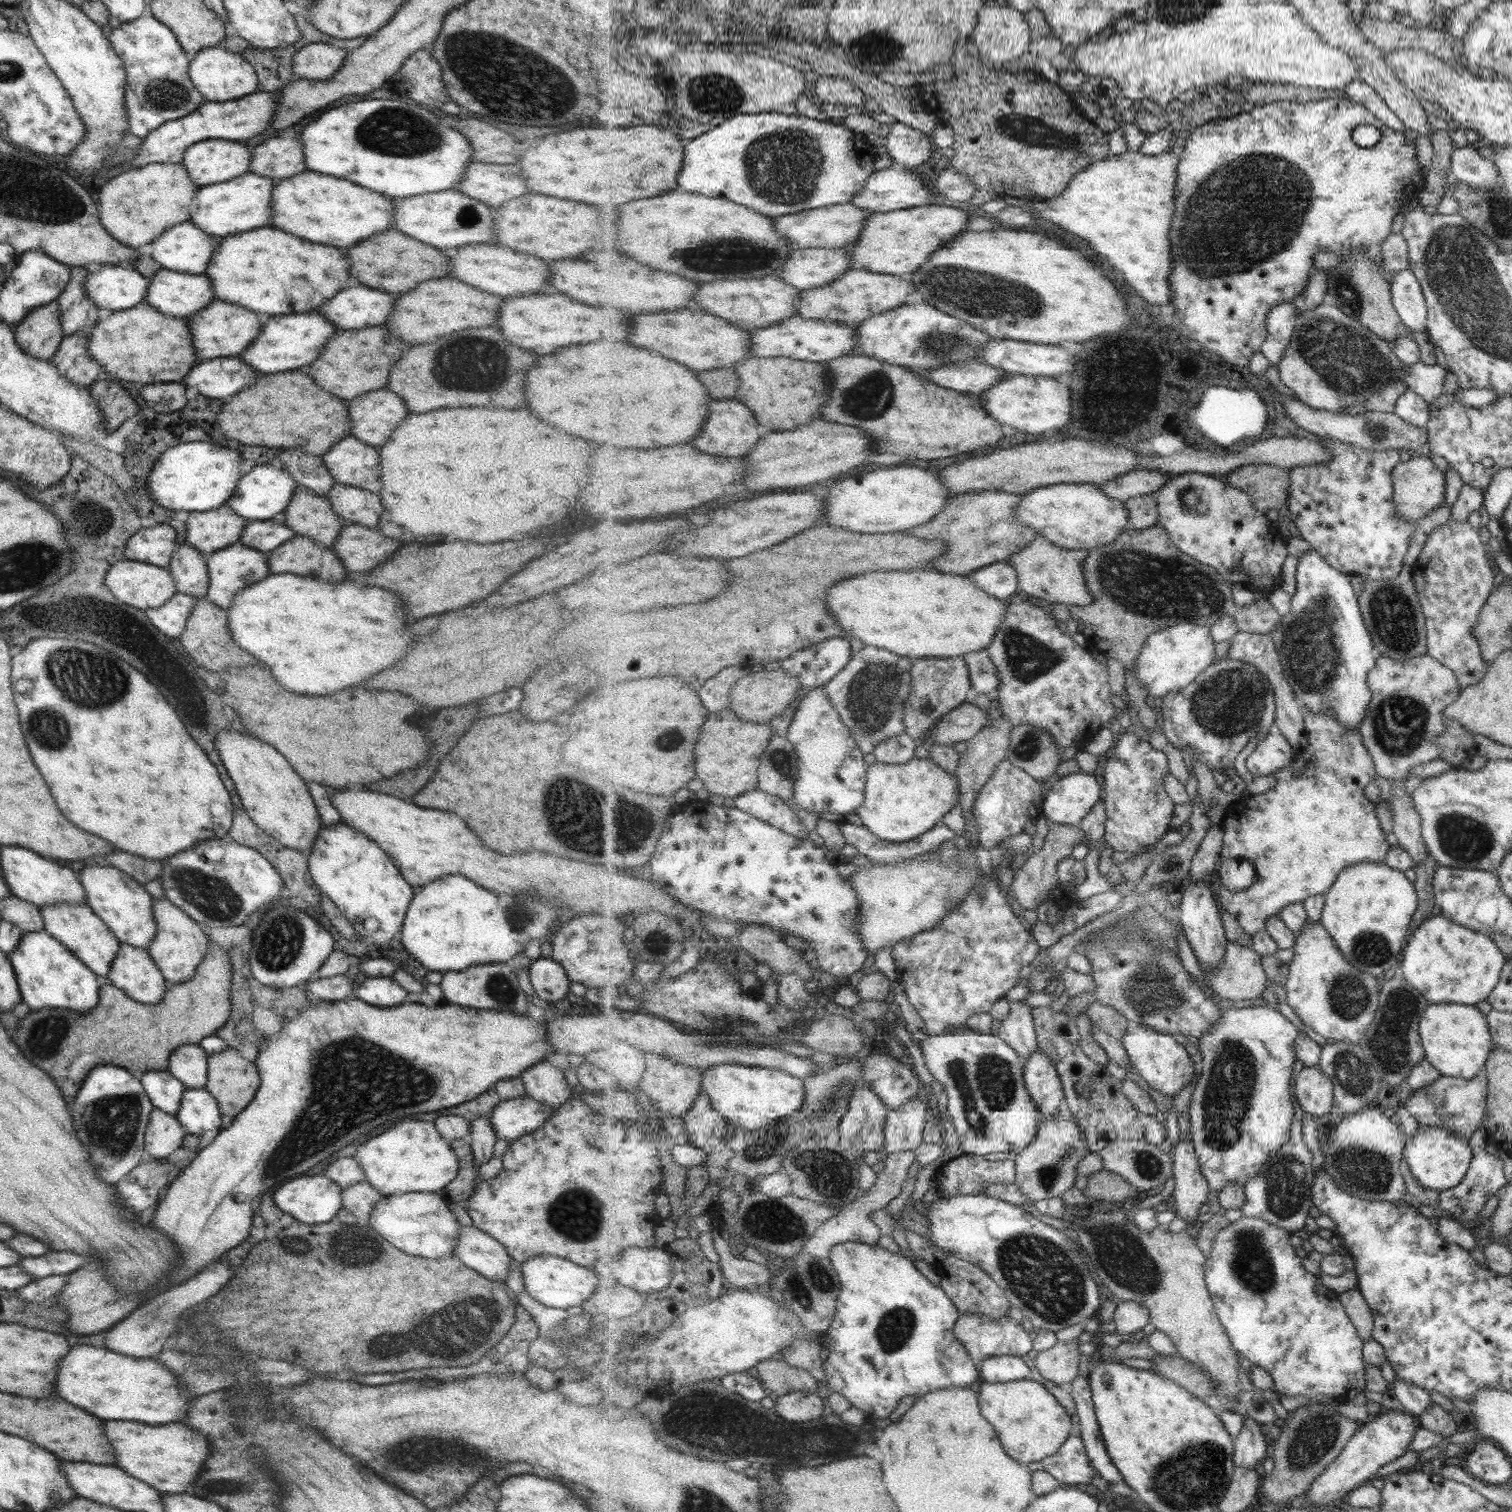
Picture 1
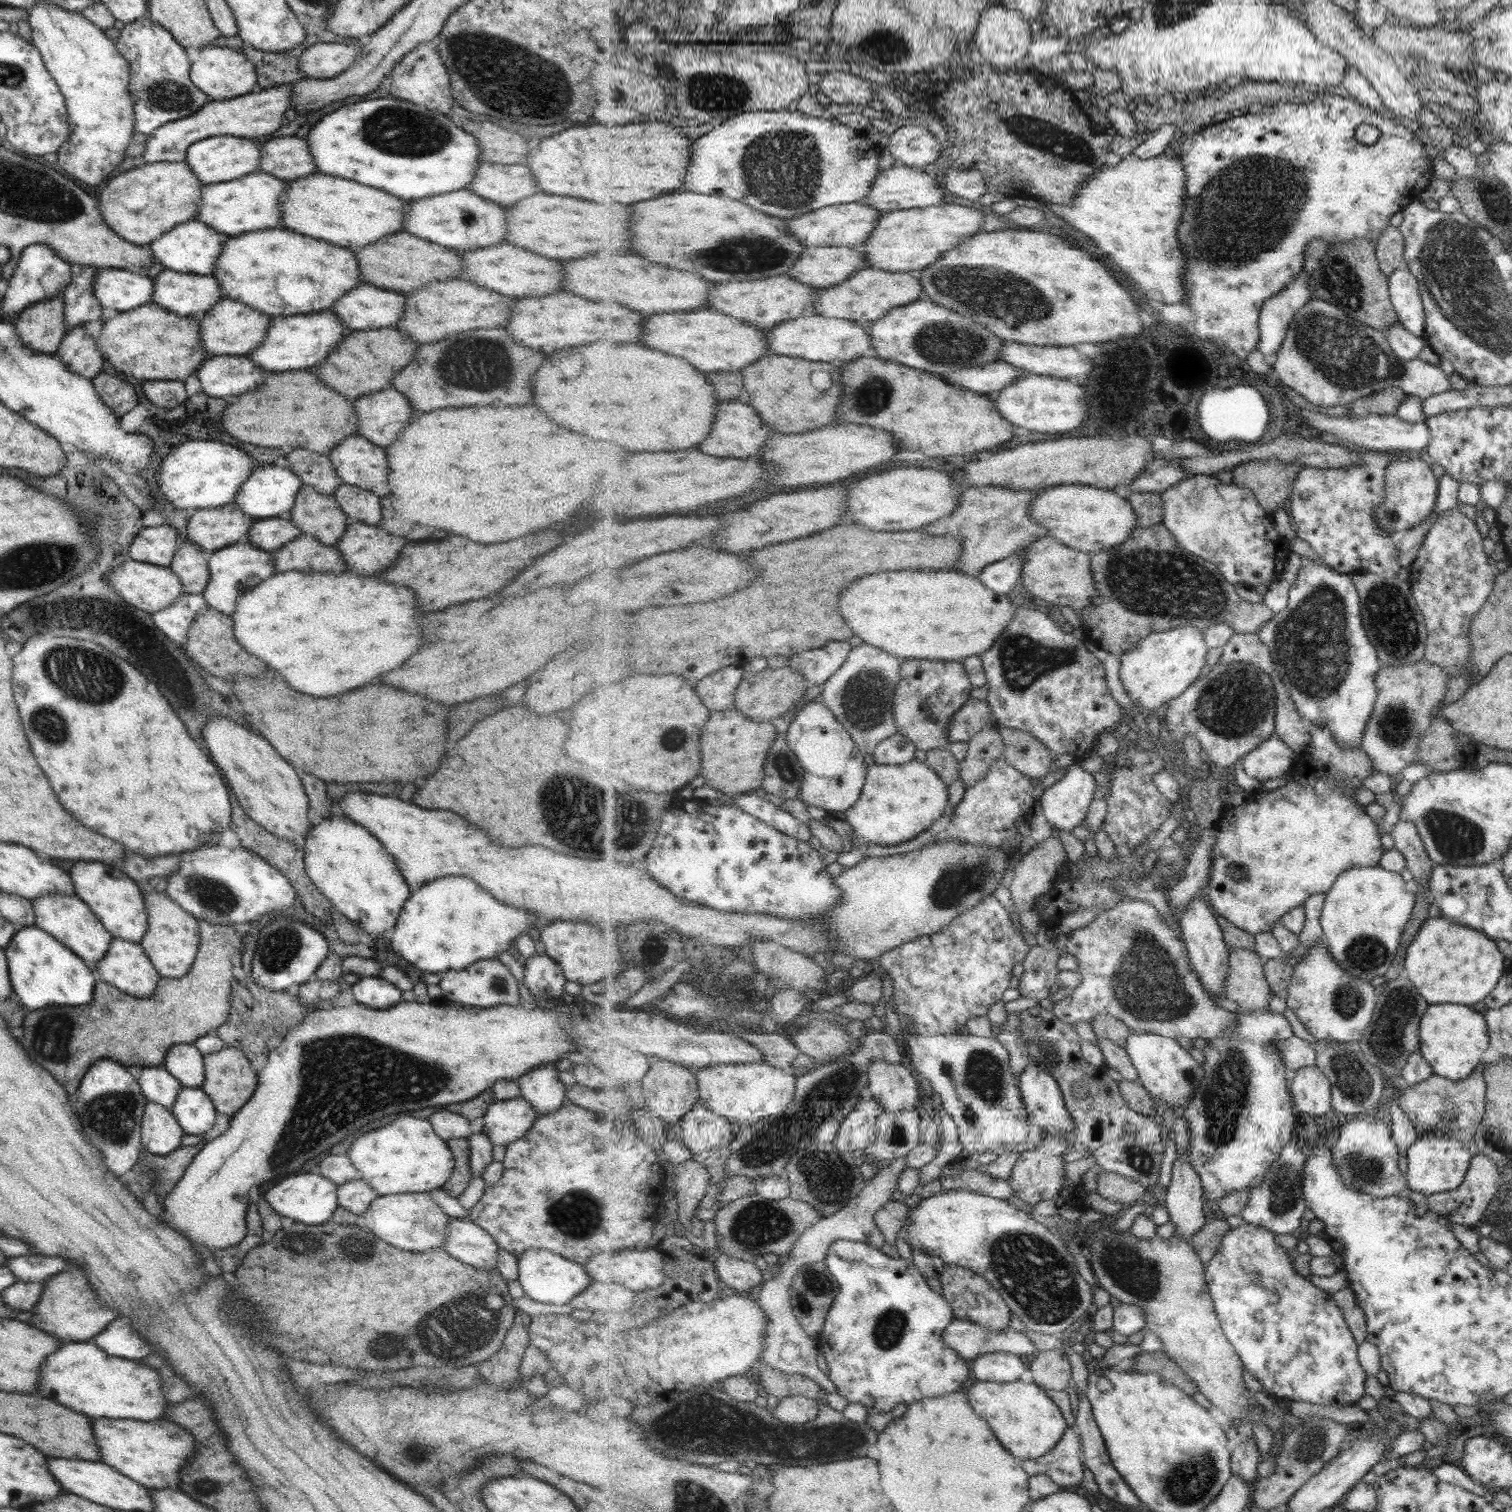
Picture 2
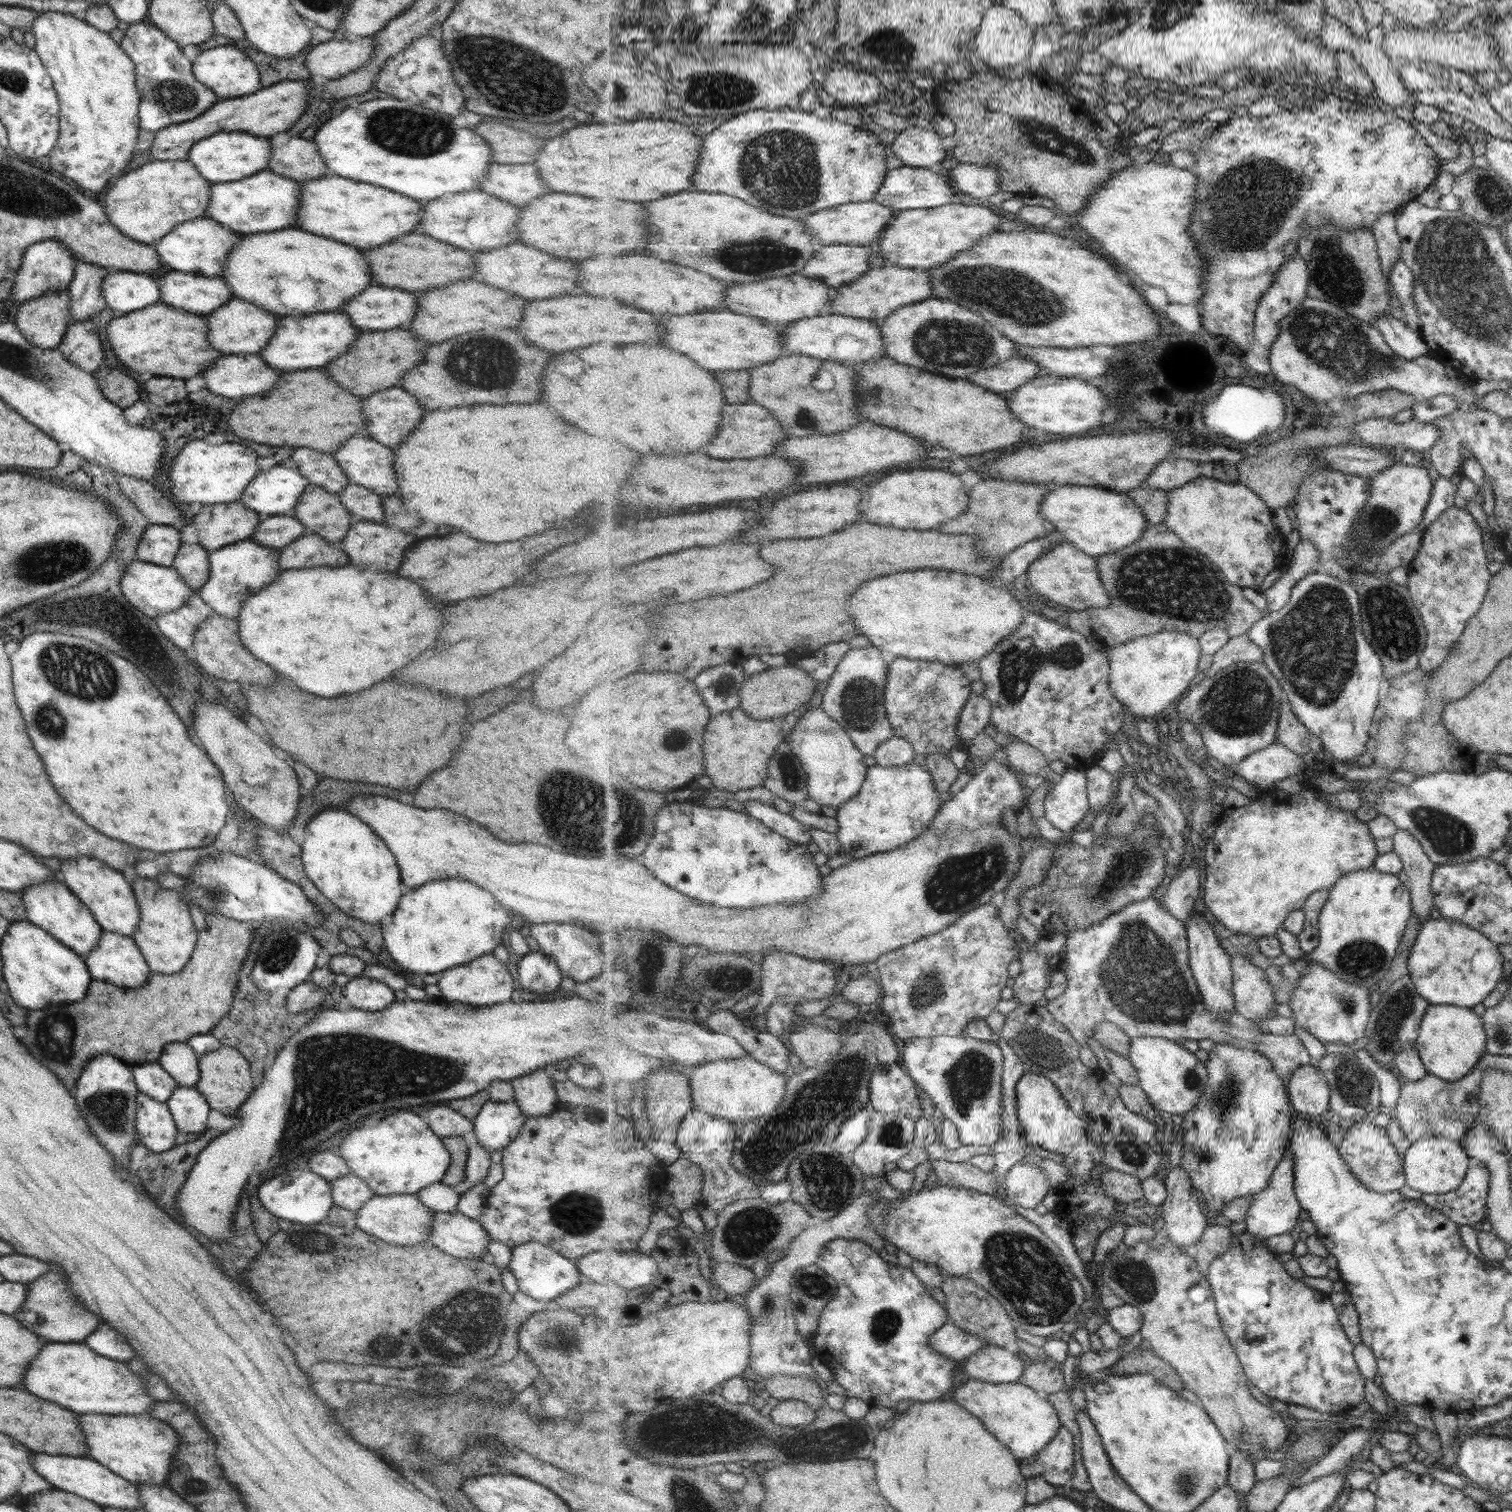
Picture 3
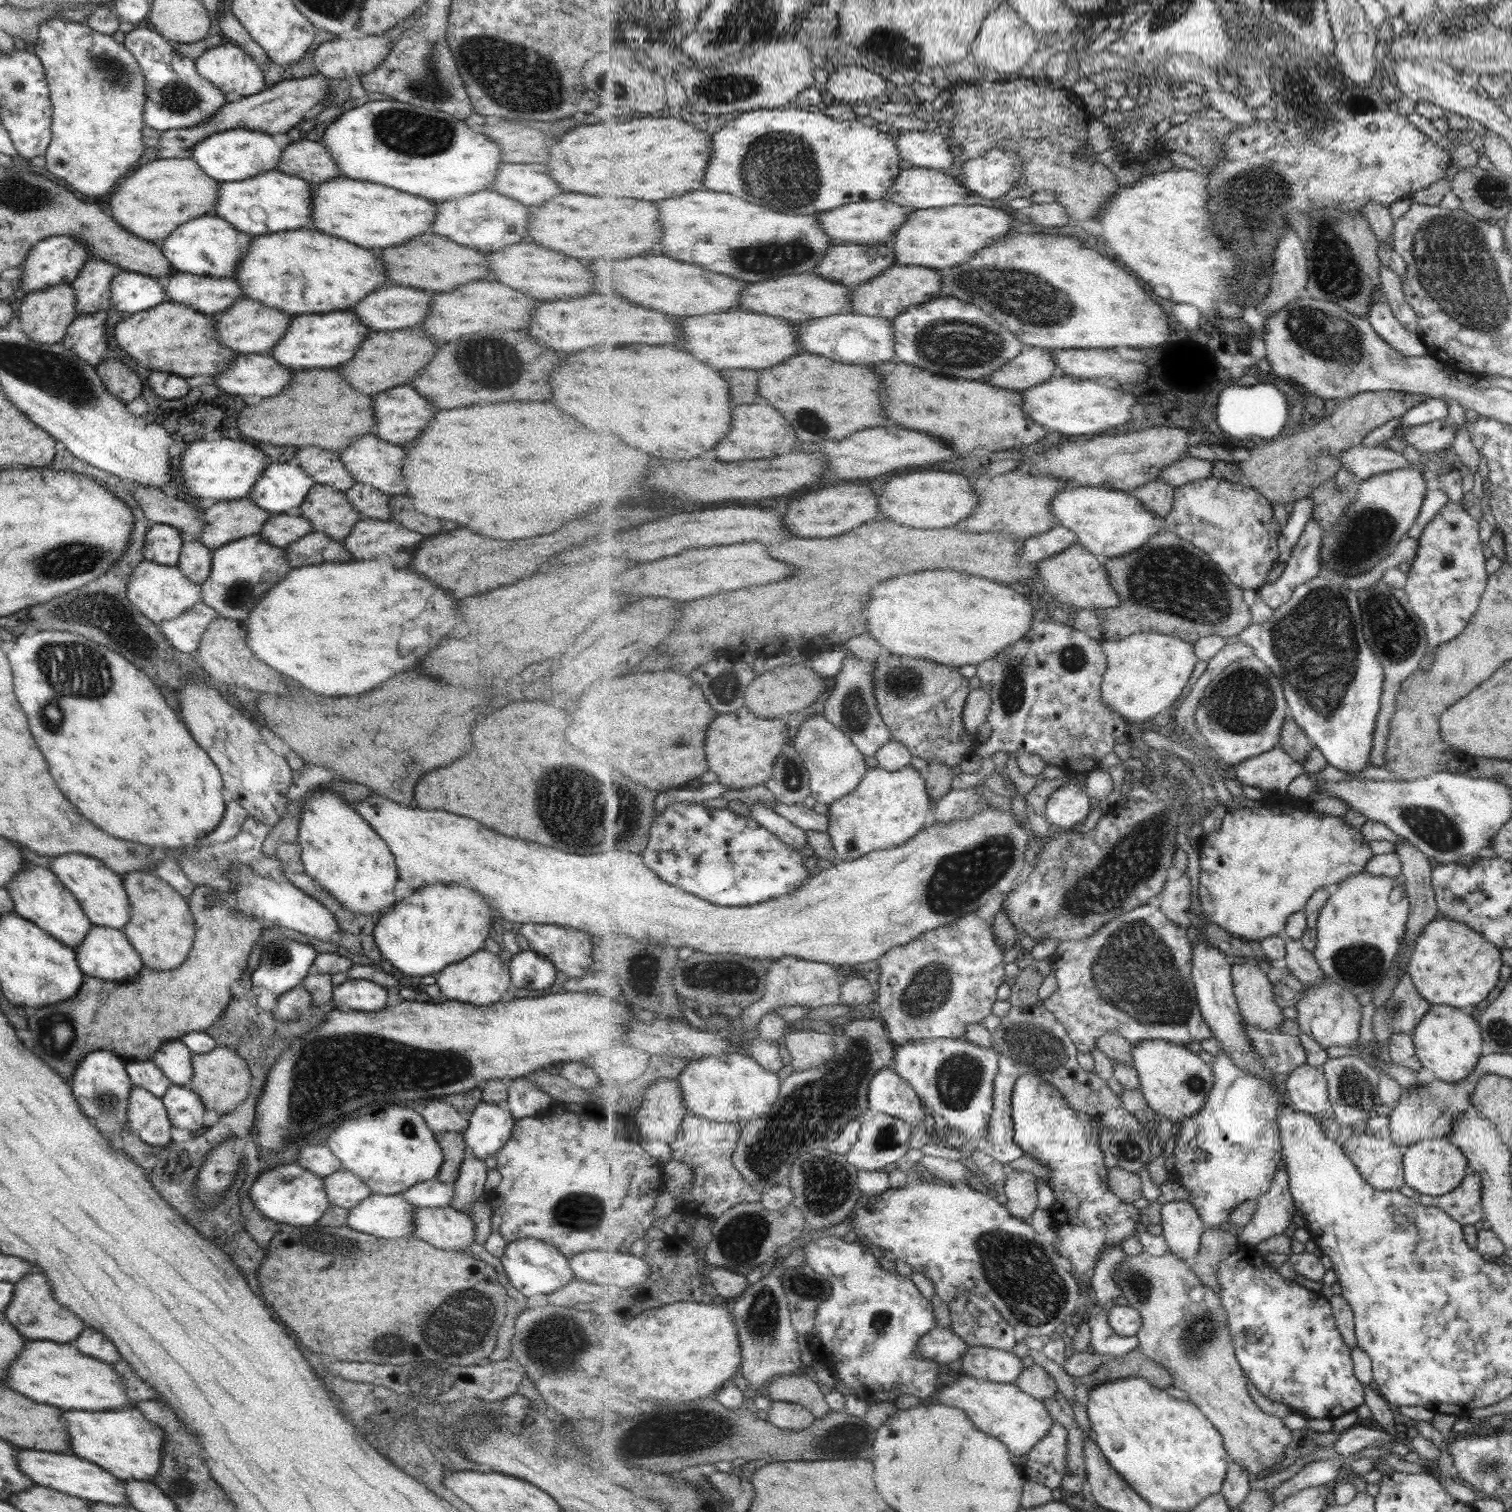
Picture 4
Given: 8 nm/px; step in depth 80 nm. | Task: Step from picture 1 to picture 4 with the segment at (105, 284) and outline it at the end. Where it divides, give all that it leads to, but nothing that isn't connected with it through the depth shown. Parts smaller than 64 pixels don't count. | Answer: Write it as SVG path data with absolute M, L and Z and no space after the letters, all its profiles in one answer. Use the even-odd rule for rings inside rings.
M121 270L110 282L110 308L126 315L149 310L167 300L166 292L152 277Z

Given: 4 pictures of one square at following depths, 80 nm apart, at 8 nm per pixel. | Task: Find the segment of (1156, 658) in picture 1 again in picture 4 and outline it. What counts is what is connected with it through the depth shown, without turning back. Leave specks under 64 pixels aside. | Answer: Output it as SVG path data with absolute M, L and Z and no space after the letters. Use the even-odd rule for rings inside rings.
M1139 633L1124 640L1105 640L1101 644L1109 660L1109 667L1103 678L1102 700L1105 700L1107 706L1124 716L1126 720L1145 725L1157 714L1167 710L1181 696L1199 662L1198 654L1195 653L1195 644L1183 641L1183 638L1174 635Z

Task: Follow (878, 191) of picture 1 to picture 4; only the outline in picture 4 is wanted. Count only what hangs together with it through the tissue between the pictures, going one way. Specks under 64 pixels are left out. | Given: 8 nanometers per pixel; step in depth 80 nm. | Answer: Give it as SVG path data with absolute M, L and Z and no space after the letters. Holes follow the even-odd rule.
M906 165L894 180L893 187L891 187L884 200L913 209L943 208L963 205L963 202L969 196L969 192L965 186L962 186L959 179L950 172Z

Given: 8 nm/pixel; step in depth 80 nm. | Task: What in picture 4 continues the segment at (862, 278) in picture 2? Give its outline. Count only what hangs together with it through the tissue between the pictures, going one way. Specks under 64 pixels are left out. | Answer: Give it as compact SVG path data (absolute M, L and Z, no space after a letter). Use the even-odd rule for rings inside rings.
M894 265L882 275L860 284L852 290L852 312L867 316L882 316L894 319L903 314L909 307L925 304L943 296L944 274L939 269L923 266Z

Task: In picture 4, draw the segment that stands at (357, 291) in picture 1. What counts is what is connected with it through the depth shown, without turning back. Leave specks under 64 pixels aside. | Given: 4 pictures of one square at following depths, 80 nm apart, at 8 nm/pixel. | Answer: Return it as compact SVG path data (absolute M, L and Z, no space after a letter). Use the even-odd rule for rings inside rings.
M387 284L387 286L377 288L375 292L371 293L371 296L365 296L363 300L359 301L359 304L356 304L356 318L375 332L394 331L409 328L409 326L417 326L419 322L425 320L427 310L429 310L431 294L427 294L427 292L401 285Z

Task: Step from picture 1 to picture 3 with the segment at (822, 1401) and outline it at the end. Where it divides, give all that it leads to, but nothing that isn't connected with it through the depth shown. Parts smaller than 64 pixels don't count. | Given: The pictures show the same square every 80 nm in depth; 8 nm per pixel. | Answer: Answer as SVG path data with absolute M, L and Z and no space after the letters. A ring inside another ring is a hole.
M781 1400L769 1415L781 1426L805 1426L814 1422L818 1411L802 1400Z

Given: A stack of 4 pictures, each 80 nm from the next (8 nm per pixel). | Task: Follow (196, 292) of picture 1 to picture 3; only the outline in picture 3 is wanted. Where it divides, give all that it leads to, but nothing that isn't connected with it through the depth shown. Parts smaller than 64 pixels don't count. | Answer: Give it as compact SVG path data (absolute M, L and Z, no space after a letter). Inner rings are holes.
M170 270L162 277L159 302L191 314L209 314L233 297L221 276L203 277Z

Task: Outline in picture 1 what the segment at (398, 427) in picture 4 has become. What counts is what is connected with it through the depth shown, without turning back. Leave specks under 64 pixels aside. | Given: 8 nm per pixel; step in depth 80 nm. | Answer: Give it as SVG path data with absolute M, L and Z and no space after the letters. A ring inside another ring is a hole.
M387 390L367 392L349 402L353 428L350 434L365 444L379 447L391 430L407 416L407 408L399 396Z

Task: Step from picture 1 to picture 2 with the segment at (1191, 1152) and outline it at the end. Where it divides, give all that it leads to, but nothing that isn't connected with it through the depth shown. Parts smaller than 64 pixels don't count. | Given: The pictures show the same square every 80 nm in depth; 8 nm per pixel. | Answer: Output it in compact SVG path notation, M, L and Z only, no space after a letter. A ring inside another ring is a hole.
M1188 1150L1176 1158L1166 1191L1166 1210L1177 1236L1185 1239L1203 1229L1206 1222L1206 1191L1199 1173L1191 1164Z

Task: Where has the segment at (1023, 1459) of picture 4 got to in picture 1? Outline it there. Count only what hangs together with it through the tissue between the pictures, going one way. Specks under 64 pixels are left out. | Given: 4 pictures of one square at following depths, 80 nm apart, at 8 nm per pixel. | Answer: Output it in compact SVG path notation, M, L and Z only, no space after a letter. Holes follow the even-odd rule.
M1073 1433L1062 1444L1062 1447L1046 1459L1030 1462L1026 1466L1031 1472L1045 1470L1050 1472L1059 1482L1067 1484L1090 1484L1092 1478L1098 1474L1090 1463L1086 1444L1079 1433Z

